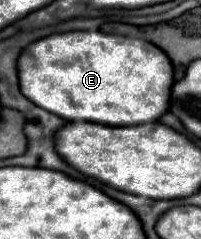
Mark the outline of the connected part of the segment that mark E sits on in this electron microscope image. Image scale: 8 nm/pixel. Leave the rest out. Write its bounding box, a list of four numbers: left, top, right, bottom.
[17,30,173,126]

